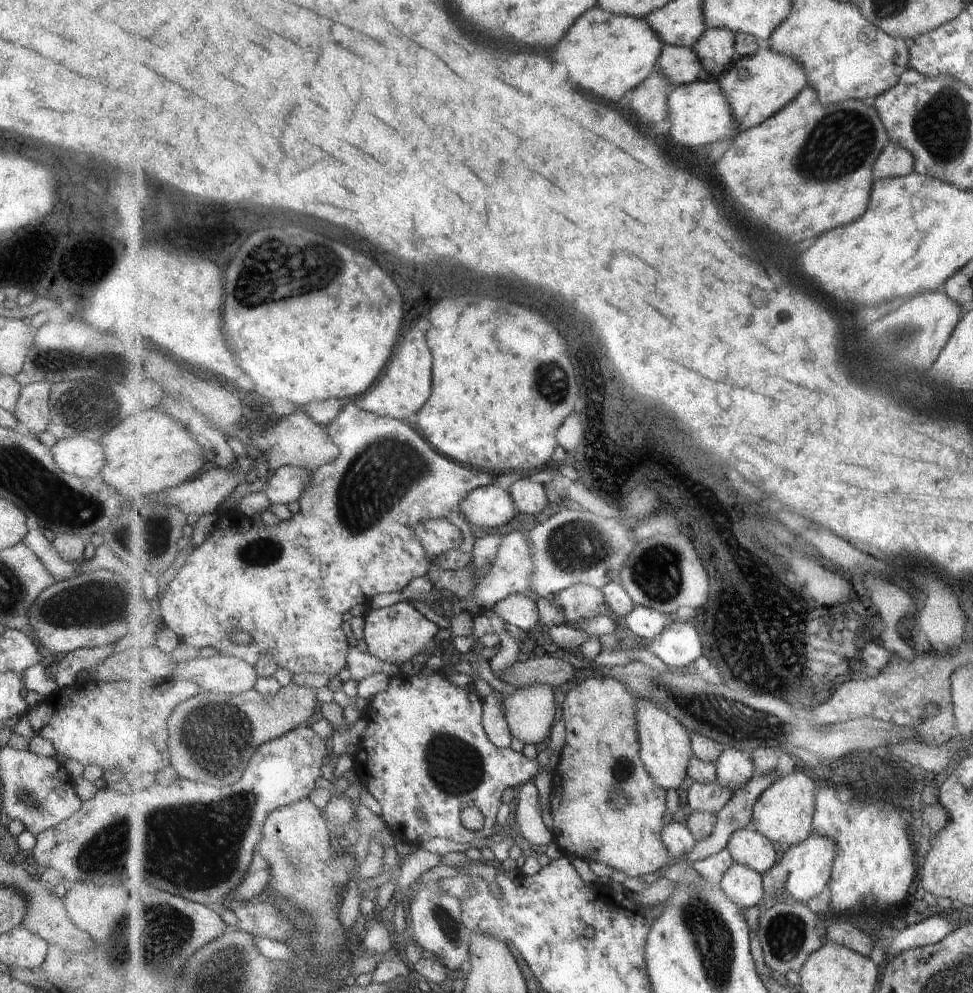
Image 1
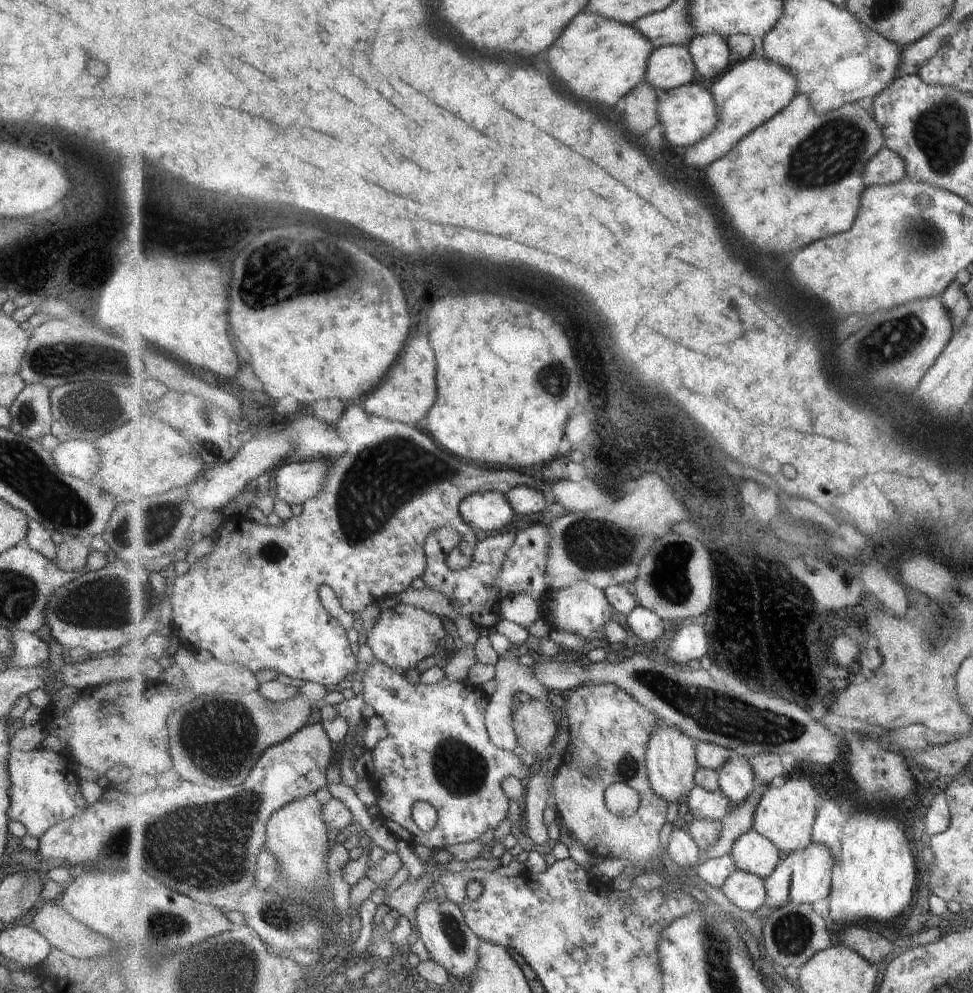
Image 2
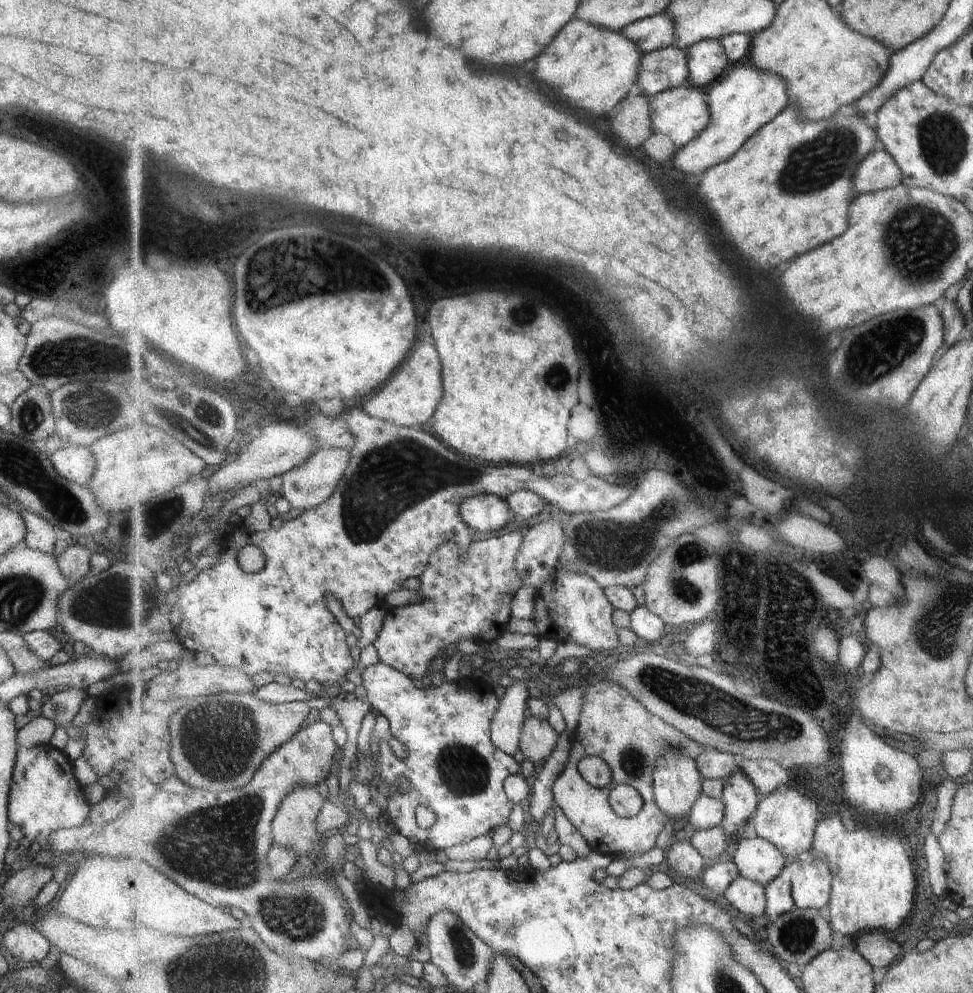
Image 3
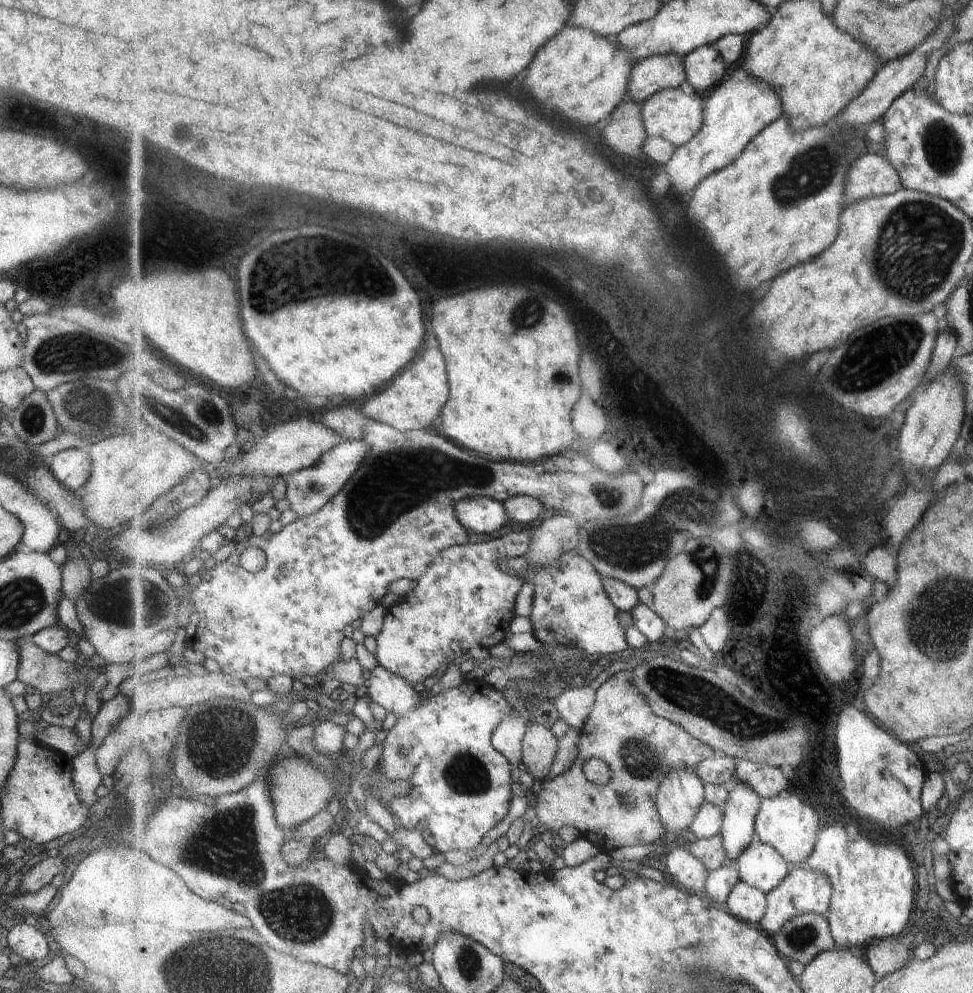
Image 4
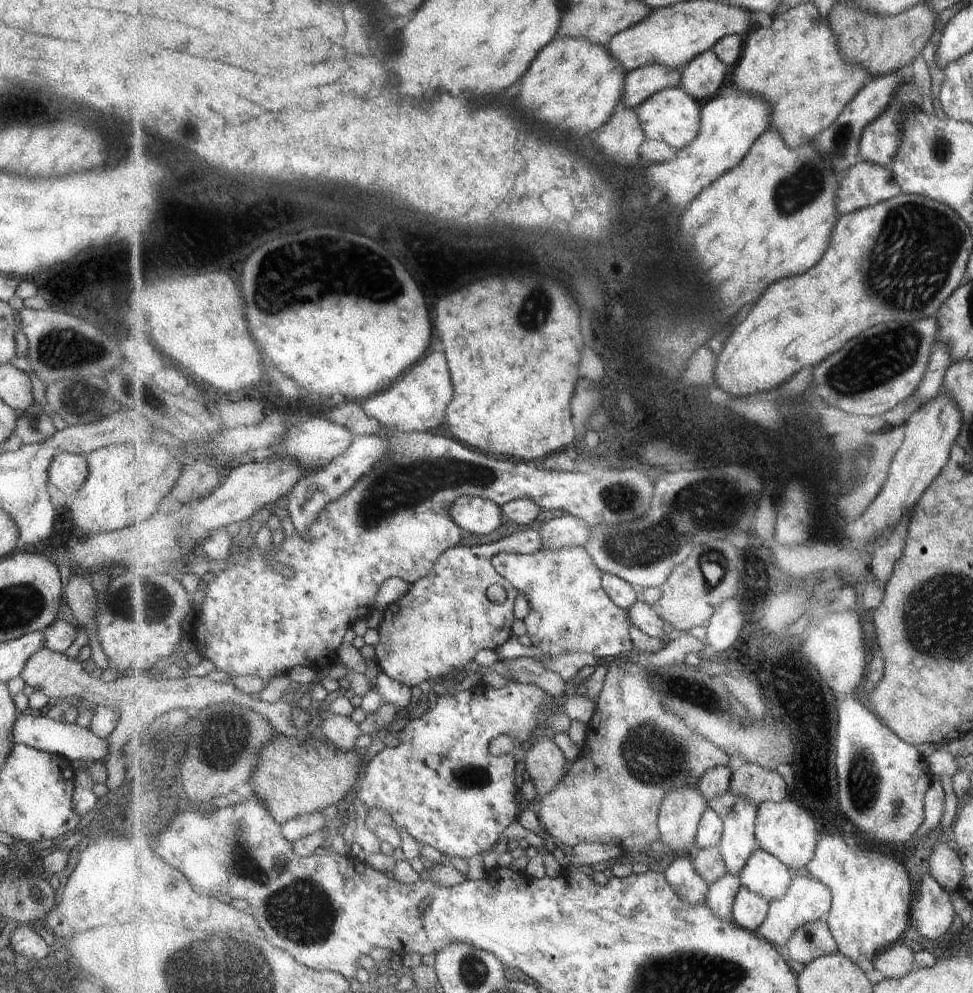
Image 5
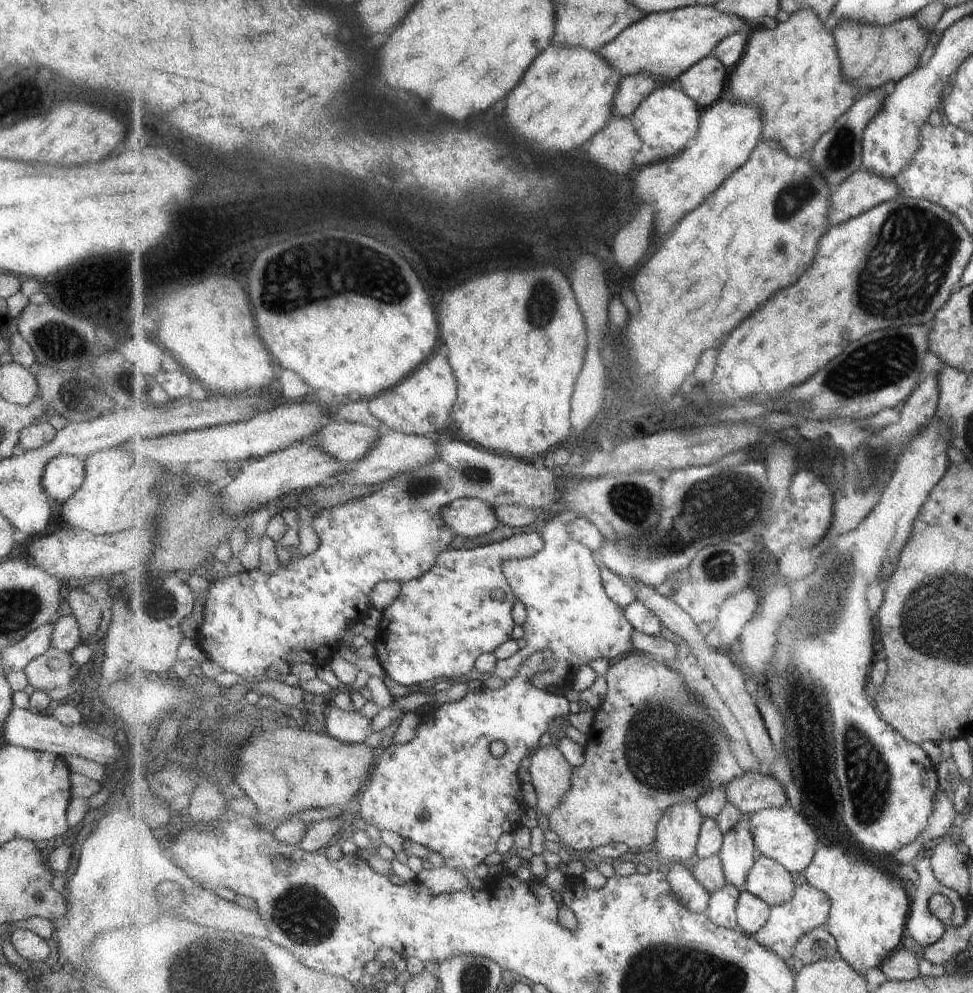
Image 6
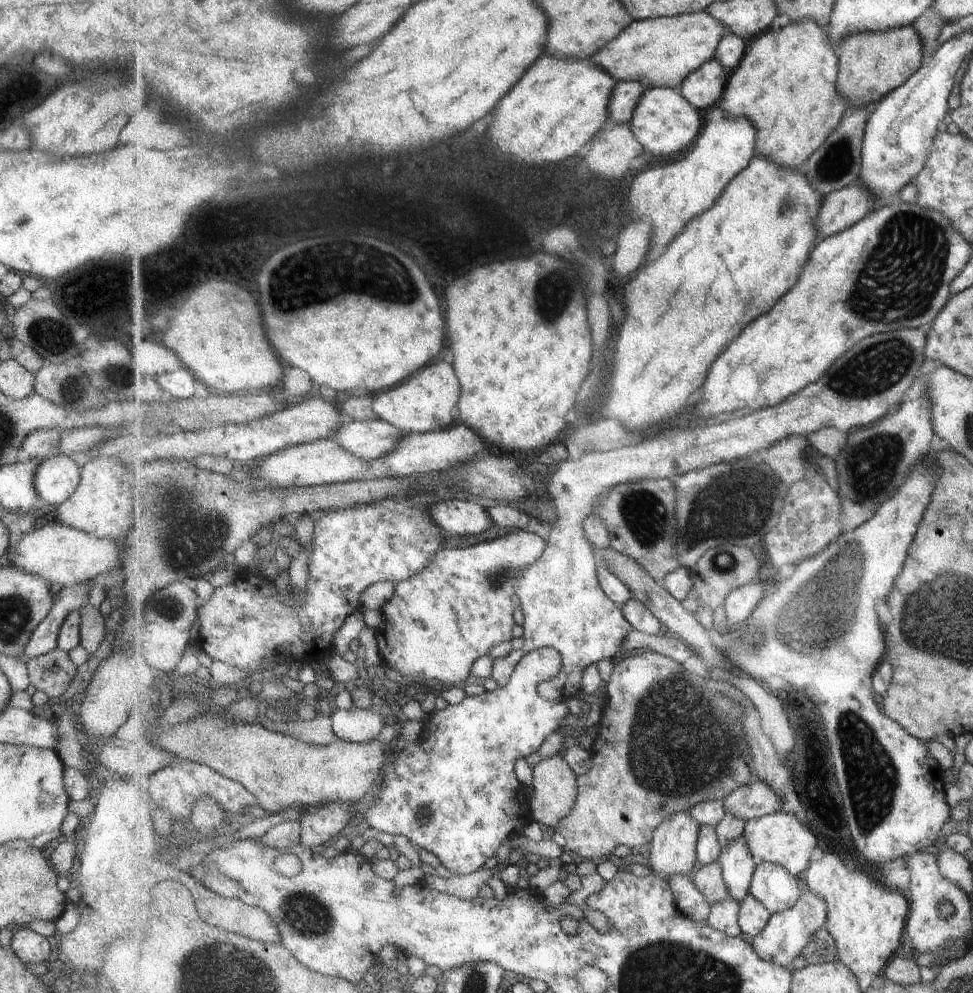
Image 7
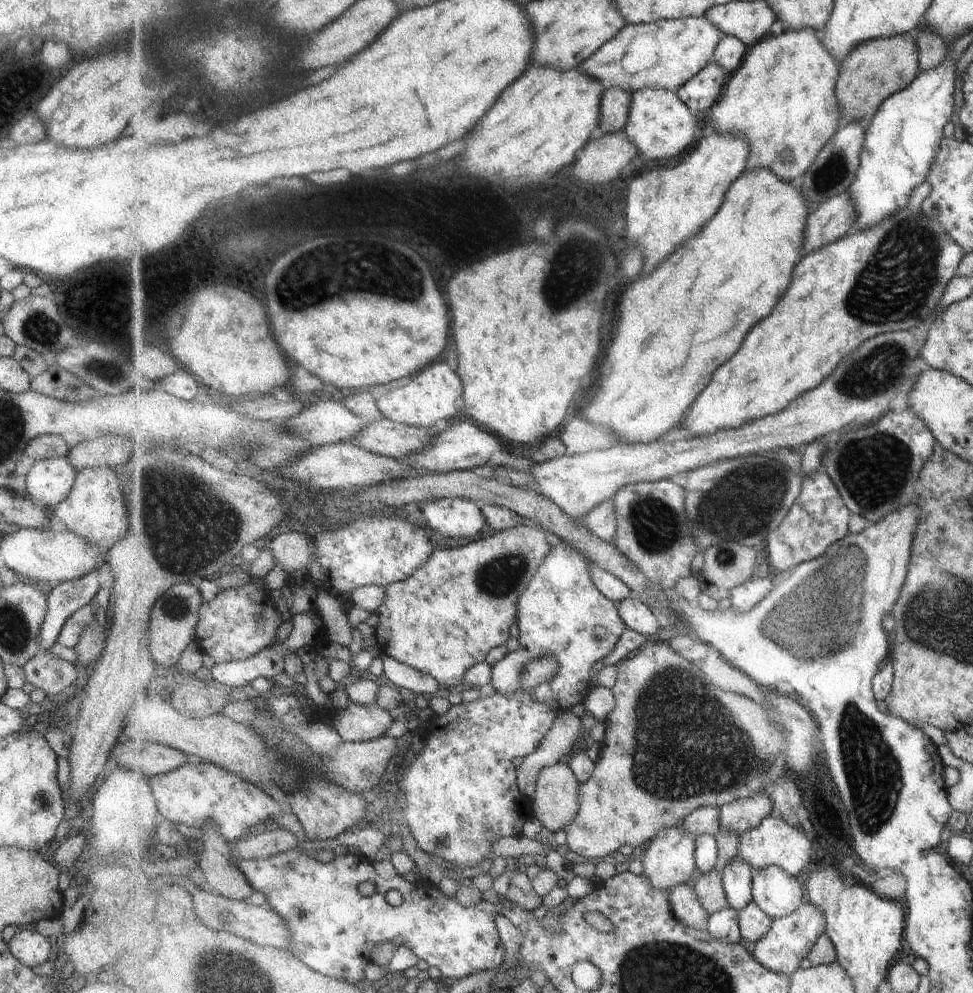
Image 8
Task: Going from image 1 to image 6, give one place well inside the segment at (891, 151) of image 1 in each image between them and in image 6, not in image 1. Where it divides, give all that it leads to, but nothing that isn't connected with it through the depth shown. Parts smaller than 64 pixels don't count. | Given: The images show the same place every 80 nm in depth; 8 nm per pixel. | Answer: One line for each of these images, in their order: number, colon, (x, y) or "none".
2: (887, 167)
3: (879, 171)
4: (870, 176)
5: (866, 184)
6: (865, 190)

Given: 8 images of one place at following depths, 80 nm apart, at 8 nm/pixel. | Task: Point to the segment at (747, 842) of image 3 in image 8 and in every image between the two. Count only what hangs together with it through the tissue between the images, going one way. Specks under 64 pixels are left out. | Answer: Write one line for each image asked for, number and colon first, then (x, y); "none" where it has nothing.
4: (761, 866)
5: (765, 874)
6: (772, 882)
7: (772, 884)
8: (779, 894)

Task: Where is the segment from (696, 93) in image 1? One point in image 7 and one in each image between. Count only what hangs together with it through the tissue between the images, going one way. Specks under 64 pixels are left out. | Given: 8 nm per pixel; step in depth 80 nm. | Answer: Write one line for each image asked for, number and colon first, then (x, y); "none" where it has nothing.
2: (689, 113)
3: (683, 112)
4: (678, 114)
5: (672, 115)
6: (668, 117)
7: (664, 122)

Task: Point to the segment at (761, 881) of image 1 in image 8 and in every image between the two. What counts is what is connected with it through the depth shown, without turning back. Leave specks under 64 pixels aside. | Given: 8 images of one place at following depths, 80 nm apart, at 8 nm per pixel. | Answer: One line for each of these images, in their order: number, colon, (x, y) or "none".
2: (746, 891)
3: (747, 898)
4: (746, 902)
5: (750, 910)
6: (753, 913)
7: (754, 916)
8: (755, 923)

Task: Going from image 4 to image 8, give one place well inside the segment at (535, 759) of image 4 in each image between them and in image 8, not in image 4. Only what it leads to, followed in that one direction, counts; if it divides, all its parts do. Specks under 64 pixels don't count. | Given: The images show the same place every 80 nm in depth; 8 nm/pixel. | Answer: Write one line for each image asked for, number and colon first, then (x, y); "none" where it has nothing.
5: (546, 764)
6: (551, 774)
7: (555, 783)
8: (557, 799)

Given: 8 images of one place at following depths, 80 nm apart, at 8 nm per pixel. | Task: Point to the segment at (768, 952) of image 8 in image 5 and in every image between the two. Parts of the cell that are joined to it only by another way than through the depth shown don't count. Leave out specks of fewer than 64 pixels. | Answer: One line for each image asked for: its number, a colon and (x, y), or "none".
5: (807, 900)
6: (788, 923)
7: (788, 933)

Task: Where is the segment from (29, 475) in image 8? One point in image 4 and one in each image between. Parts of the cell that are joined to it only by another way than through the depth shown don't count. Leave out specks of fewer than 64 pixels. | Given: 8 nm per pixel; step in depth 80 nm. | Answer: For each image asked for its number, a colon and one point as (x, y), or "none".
4: (70, 468)
5: (66, 471)
6: (61, 475)
7: (54, 479)

